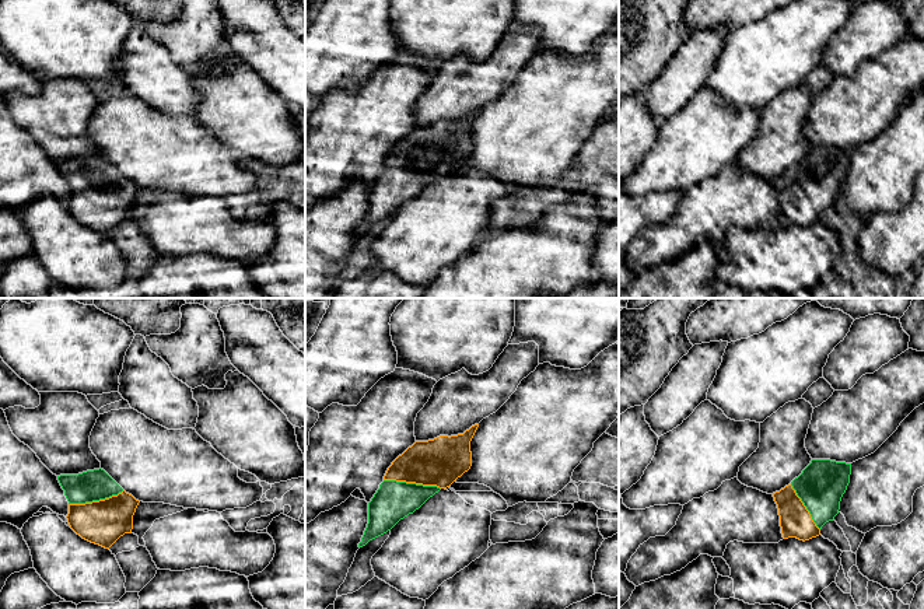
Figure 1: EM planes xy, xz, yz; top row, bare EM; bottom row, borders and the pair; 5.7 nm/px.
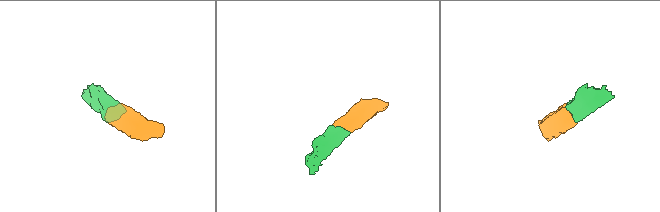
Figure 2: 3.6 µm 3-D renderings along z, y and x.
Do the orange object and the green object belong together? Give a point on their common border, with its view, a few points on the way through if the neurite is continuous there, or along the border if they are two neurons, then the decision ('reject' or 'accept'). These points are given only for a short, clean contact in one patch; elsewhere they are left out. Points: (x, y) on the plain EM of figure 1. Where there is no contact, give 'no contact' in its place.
contact xz (412, 168); way xz (438, 149), (427, 153), (412, 168), (394, 186); accept

